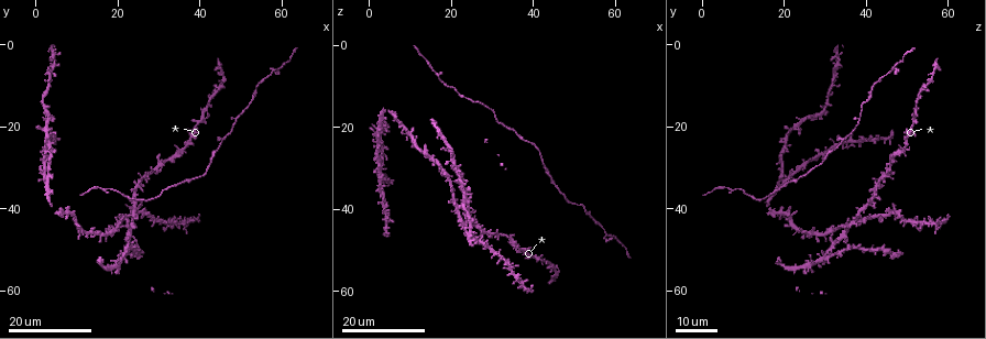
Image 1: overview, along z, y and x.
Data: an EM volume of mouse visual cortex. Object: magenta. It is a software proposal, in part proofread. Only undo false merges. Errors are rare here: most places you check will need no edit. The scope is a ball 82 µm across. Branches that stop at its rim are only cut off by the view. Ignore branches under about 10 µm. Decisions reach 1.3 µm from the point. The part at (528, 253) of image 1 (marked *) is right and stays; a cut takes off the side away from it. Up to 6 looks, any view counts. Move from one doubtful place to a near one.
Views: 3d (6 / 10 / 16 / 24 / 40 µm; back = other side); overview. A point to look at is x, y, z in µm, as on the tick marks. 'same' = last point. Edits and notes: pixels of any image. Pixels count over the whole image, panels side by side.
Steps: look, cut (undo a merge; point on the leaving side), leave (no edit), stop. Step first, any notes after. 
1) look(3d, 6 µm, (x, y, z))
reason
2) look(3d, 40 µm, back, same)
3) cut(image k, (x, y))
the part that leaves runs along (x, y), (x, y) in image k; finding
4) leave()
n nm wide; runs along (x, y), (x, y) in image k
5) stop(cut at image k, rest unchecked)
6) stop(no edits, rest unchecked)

look(3d, 24 µm, (48.5, 19.5, 38.5))
three arms meet

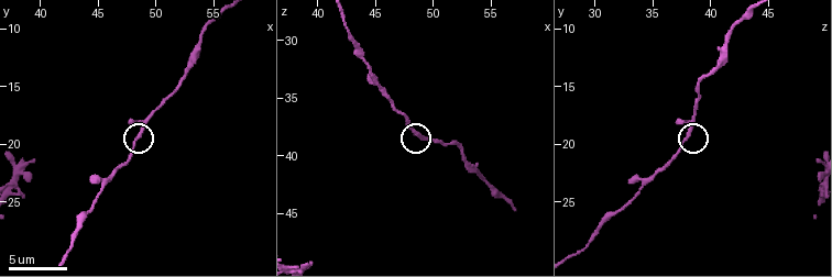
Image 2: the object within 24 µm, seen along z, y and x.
look(3d, 10 µm, (48.8, 19.2, 38.2))
closer look

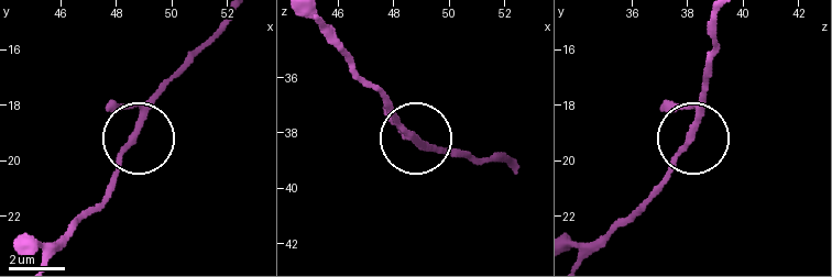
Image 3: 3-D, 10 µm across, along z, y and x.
look(3d, 10 µm, back, (48.7, 19.0, 38.1))
other side

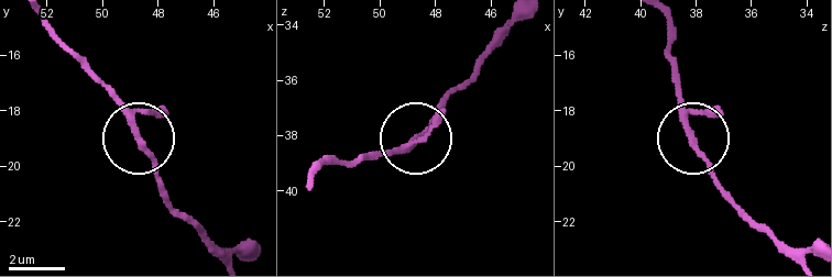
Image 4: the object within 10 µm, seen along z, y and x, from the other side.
leave()
runs along (314, 172), (392, 152), (453, 88) in image 4; all the same cell

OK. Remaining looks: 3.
look(3d, 24 µm, (58.0, 6.0, 46.0))
three-way junction

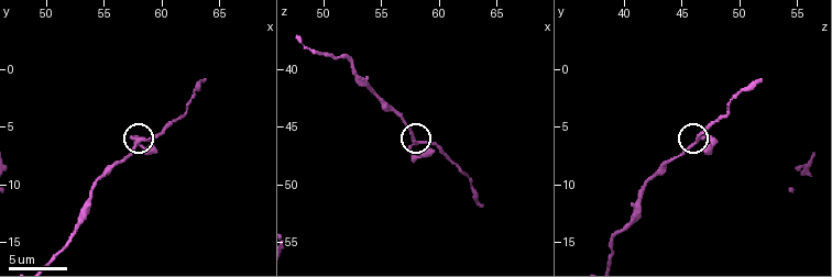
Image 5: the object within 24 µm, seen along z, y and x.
look(3d, 6 µm, (57.8, 6.2, 46.2))

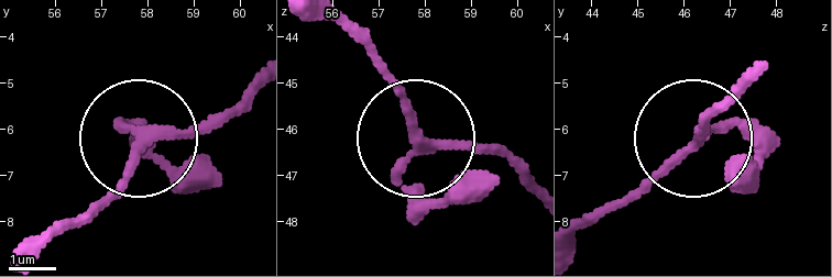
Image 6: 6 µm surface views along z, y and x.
leave()
3 arms; one cell here

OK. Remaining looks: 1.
stop(no edits, rest unchecked)

